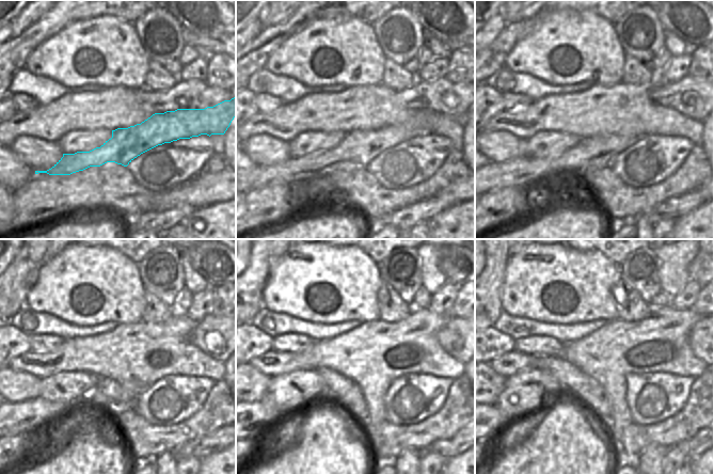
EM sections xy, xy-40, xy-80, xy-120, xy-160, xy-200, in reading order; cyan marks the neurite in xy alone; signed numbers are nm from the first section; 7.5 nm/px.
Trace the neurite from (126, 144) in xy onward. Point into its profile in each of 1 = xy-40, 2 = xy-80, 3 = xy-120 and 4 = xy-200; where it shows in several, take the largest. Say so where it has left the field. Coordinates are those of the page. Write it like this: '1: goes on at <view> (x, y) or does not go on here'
1: goes on at xy-40 (360, 146)
2: goes on at xy-80 (598, 152)
3: goes on at xy-120 (19, 417)
4: goes on at xy-200 (496, 422)

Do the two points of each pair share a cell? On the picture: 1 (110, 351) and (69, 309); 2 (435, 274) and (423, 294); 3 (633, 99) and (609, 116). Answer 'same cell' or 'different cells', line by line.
1: different cells
2: different cells
3: same cell

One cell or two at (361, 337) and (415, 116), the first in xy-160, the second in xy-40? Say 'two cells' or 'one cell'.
one cell

